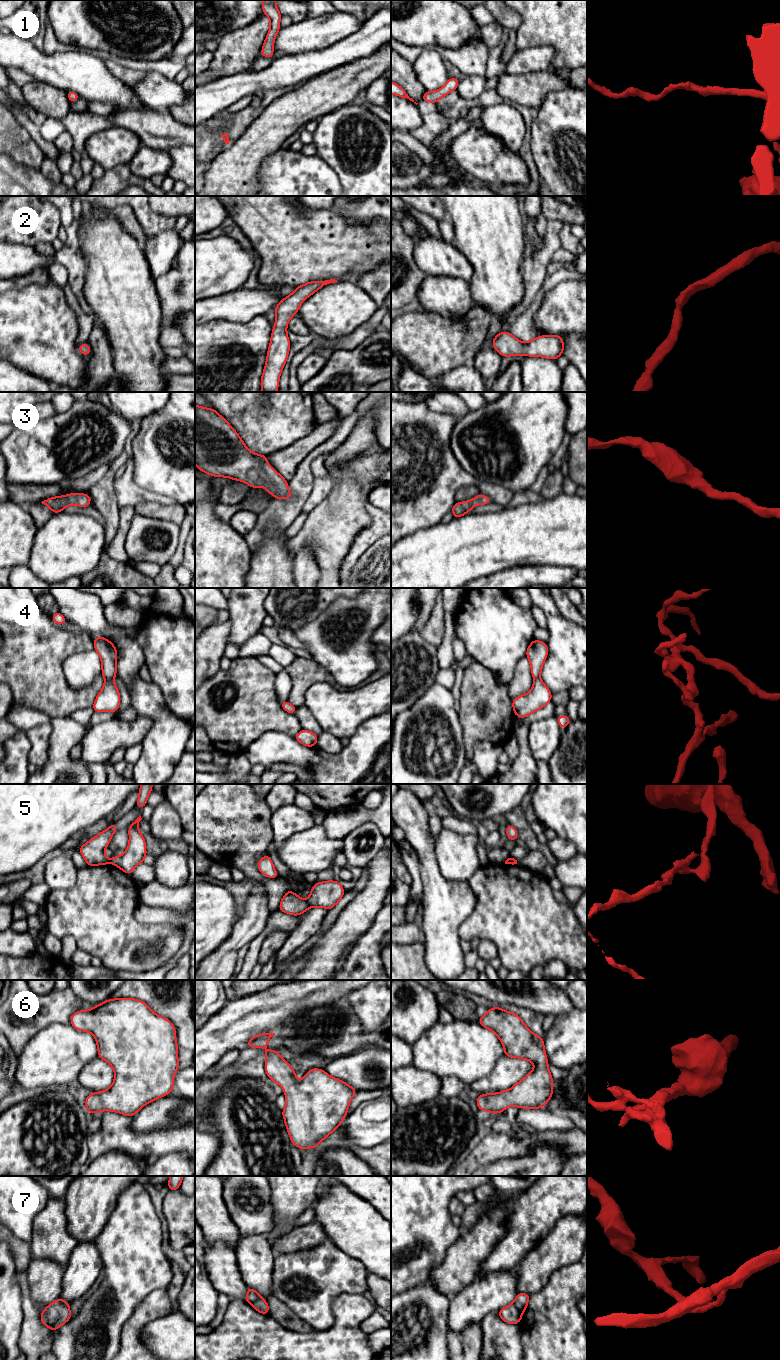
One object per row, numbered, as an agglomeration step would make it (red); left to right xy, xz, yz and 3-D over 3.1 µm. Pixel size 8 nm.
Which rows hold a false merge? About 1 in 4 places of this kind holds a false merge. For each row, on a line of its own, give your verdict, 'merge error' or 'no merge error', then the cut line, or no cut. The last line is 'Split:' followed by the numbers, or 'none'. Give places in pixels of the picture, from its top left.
1: no merge error; cut none
2: no merge error; cut none
3: no merge error; cut none
4: no merge error; cut none
5: merge error; cut xz (306, 900), (310, 906)
6: no merge error; cut none
7: merge error; cut yz (513, 1302), (521, 1314)
Split: 5, 7

